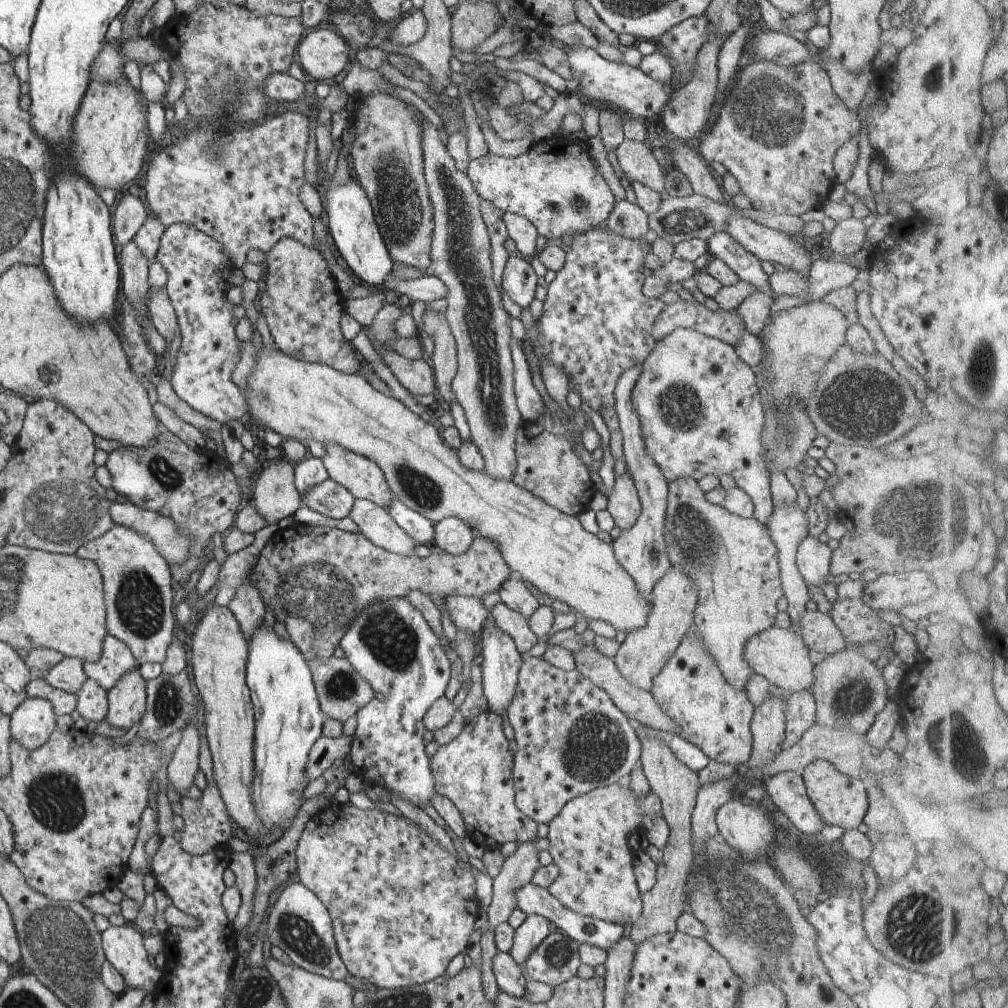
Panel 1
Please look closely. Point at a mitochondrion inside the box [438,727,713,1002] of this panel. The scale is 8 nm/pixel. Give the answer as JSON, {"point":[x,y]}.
{"point":[557,953]}

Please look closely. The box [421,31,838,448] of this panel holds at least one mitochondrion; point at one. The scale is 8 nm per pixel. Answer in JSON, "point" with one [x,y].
{"point":[766,112]}

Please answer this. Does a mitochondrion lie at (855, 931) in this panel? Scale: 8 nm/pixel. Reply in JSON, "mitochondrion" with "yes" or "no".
{"mitochondrion":"no"}

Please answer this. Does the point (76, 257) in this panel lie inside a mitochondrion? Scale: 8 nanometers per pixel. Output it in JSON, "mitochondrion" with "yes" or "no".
{"mitochondrion":"no"}

